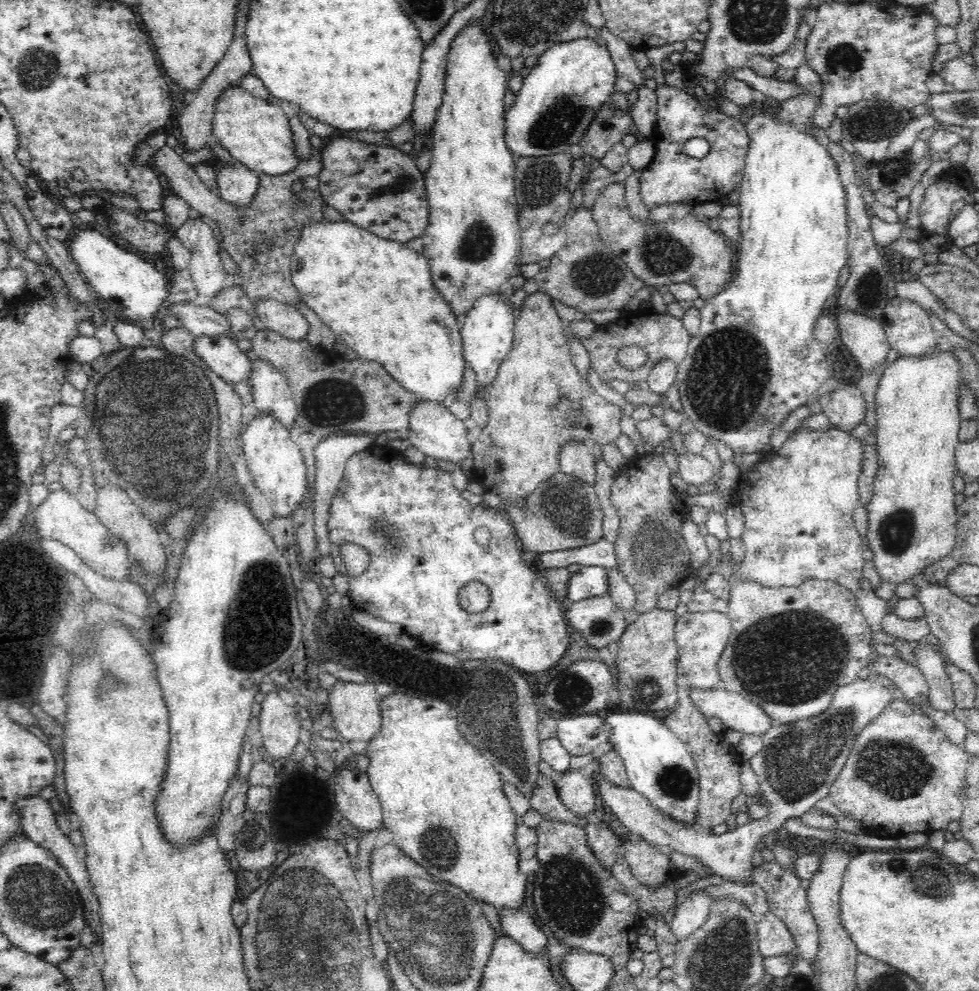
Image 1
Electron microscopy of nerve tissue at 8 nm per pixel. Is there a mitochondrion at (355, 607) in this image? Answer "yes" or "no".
no

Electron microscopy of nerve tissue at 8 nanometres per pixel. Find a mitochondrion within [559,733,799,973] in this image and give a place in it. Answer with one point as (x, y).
(673, 779)

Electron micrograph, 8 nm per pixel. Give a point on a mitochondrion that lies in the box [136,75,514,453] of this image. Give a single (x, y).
(321, 408)

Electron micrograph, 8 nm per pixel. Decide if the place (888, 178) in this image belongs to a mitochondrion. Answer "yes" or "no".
no

